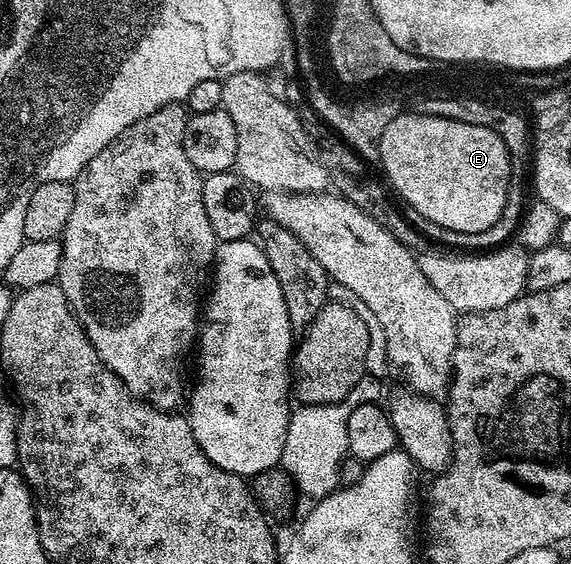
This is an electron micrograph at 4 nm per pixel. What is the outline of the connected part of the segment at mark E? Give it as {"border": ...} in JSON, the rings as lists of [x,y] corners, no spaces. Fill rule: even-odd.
{"border":[[[415,111],[397,112],[382,131],[378,165],[384,168],[389,181],[387,184],[395,196],[397,193],[418,216],[425,217],[440,229],[448,229],[449,234],[486,231],[486,227],[494,227],[494,223],[498,223],[506,207],[508,185],[511,183],[511,159],[506,143],[492,127],[478,127],[474,123]]]}

